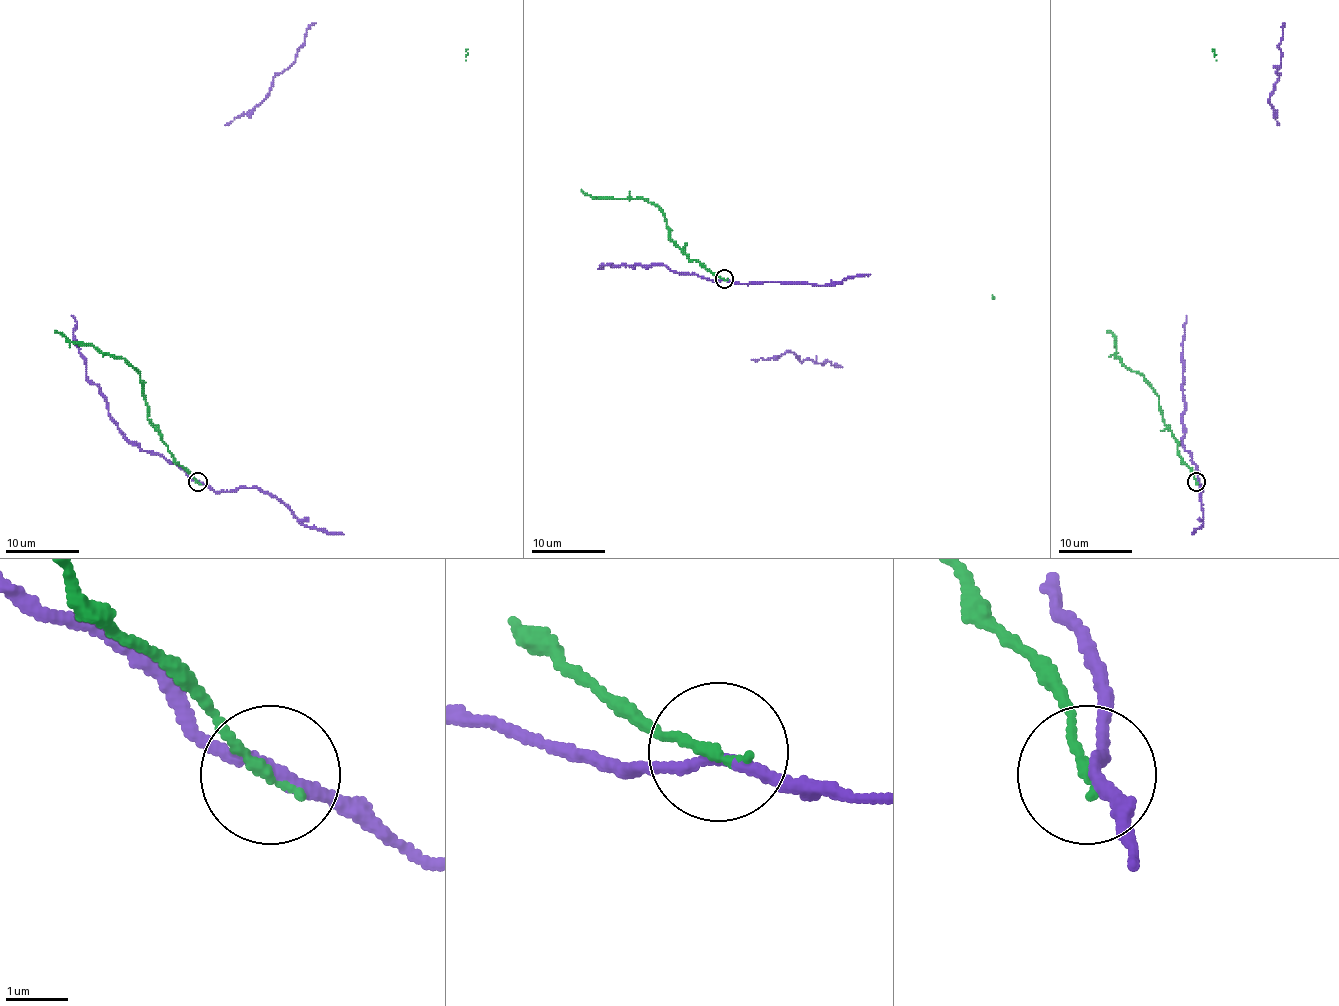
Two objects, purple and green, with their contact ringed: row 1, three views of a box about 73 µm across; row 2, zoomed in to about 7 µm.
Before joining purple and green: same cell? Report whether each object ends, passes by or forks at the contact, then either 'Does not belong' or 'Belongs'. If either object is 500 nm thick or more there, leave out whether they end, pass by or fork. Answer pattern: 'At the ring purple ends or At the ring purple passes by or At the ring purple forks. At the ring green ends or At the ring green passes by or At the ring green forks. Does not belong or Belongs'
At the ring purple passes by. At the ring green ends. Does not belong

